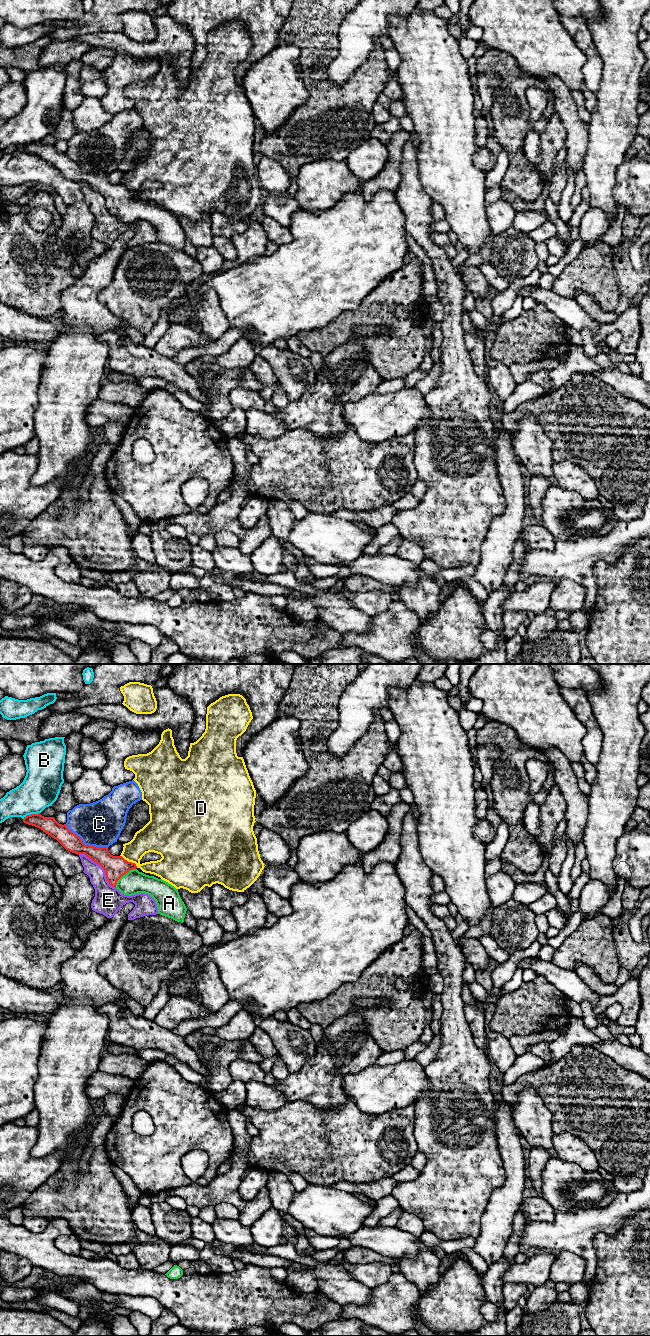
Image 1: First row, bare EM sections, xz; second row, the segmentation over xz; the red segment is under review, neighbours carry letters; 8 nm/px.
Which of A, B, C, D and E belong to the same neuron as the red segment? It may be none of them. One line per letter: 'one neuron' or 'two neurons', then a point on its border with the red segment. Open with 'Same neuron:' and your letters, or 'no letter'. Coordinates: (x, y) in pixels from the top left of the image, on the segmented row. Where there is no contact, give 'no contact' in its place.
Same neuron: A
A: one neuron; contact xz (123, 874)
B: two neurons; contact xz (31, 814)
C: two neurons; contact xz (84, 844)
D: two neurons; contact xz (129, 862)
E: two neurons; contact xz (101, 866)

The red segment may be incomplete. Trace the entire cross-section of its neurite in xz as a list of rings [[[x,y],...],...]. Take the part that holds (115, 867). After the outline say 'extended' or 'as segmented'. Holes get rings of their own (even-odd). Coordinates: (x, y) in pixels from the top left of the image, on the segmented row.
[[[40,813],[31,814],[24,817],[23,822],[41,829],[66,850],[77,855],[85,854],[99,864],[104,869],[109,884],[122,894],[148,894],[156,901],[160,915],[184,922],[187,908],[178,889],[168,882],[139,872],[135,863],[128,862],[122,856],[111,855],[107,847],[85,845],[66,824],[59,824],[54,817],[44,817]]]; extended

